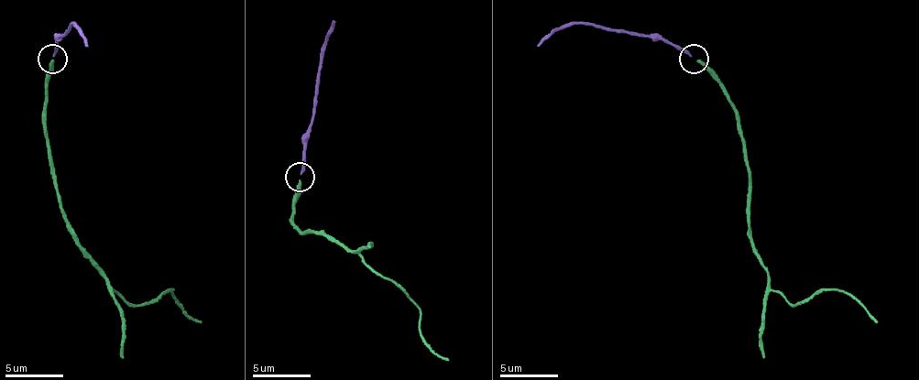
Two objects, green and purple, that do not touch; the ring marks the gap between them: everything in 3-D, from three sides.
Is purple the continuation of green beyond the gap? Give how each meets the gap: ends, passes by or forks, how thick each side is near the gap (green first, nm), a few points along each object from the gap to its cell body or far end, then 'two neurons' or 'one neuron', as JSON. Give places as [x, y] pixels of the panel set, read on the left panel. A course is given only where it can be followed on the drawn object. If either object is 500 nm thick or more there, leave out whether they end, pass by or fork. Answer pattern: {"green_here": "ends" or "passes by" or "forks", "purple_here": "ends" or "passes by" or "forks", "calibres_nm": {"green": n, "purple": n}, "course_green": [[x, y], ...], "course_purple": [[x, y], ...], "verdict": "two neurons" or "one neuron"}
{"green_here": "ends", "purple_here": "ends", "calibres_nm": {"green": 300, "purple": 190}, "course_green": [[52, 60], [47, 124], [59, 208], [76, 245], [131, 304], [148, 304], [171, 289], [171, 298], [201, 324]], "course_purple": [[52, 58], [59, 40], [76, 23], [84, 46]], "verdict": "one neuron"}

